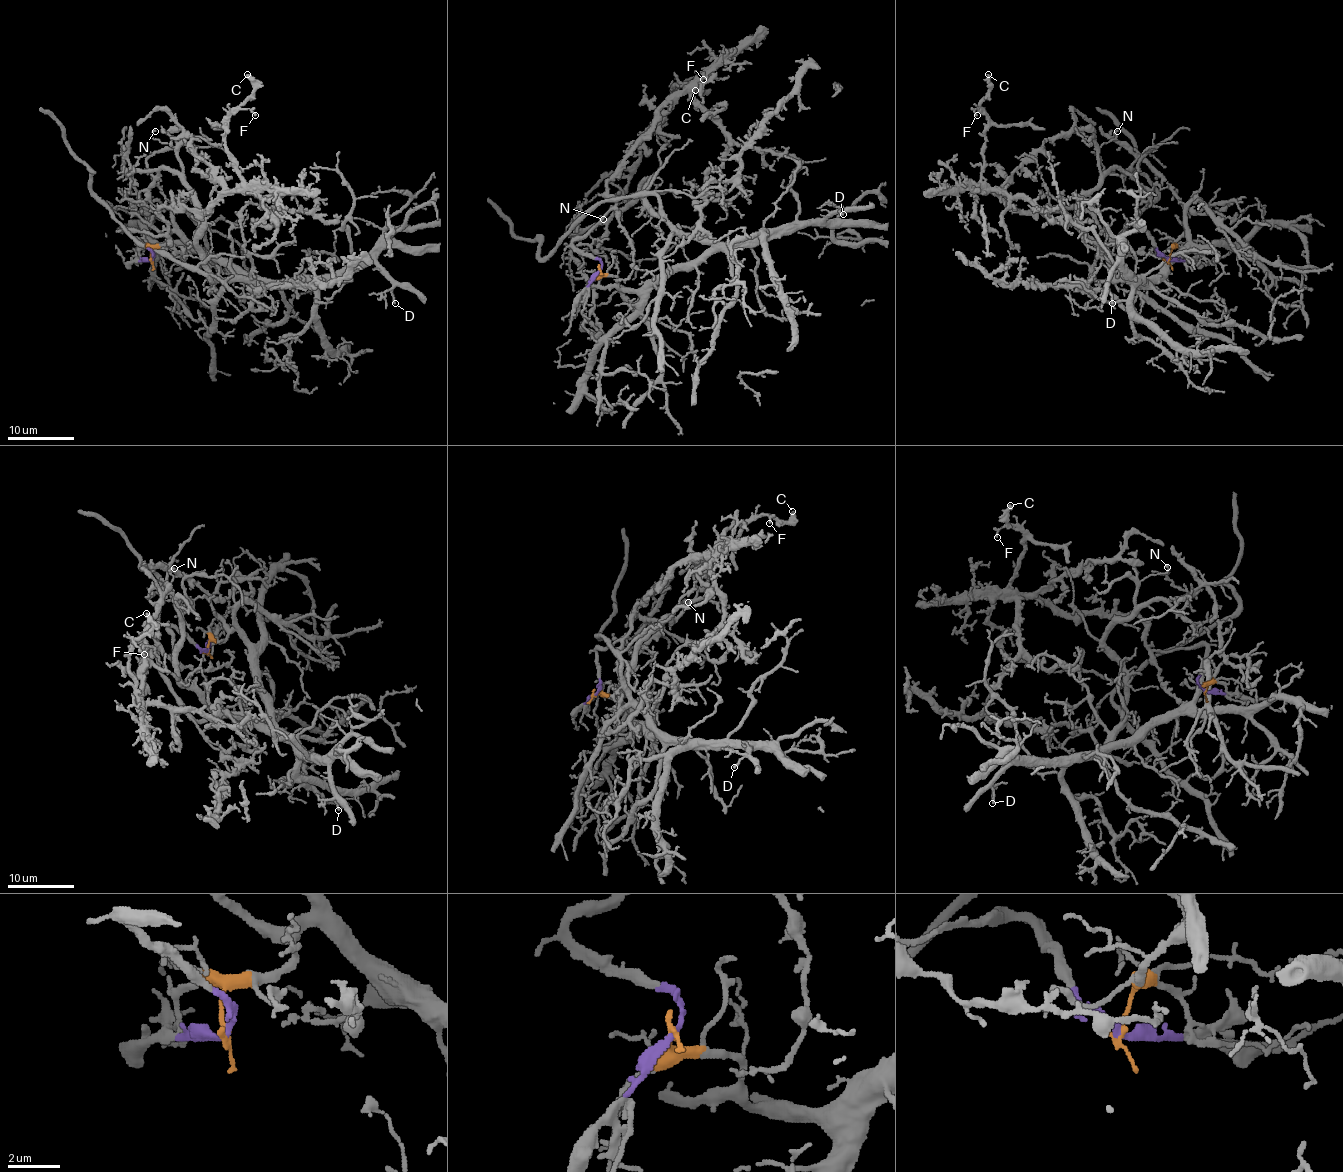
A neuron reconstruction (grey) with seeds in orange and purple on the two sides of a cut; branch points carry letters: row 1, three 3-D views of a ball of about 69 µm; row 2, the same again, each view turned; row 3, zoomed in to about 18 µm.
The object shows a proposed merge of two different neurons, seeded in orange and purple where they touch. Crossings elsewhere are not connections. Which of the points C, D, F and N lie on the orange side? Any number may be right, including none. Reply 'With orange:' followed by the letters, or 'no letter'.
With orange: D, N

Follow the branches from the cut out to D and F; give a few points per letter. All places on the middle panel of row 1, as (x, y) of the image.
D: (599, 271), (612, 274), (617, 286), (640, 289), (695, 259), (767, 242), (817, 224), (840, 209), (843, 214)
F: (599, 271), (602, 264), (572, 242), (610, 209), (610, 177), (655, 114), (688, 83), (672, 88), (703, 79)

